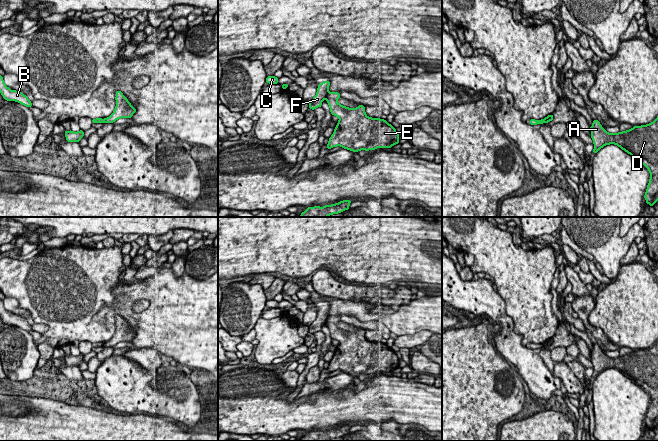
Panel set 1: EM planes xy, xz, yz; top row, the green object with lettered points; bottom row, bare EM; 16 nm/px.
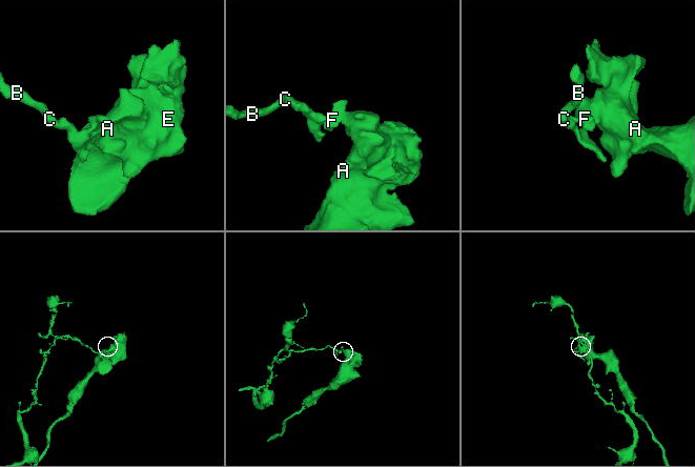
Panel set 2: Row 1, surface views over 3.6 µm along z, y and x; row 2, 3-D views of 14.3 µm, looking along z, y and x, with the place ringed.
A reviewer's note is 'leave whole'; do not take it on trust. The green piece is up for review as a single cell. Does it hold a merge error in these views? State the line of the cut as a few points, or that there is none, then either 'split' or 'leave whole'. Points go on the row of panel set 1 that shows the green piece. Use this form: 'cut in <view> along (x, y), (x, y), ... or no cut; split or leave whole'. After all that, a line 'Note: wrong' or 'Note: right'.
cut in xz along (328, 92), (325, 97); split
Note: wrong

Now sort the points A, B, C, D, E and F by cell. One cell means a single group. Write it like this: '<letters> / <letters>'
A D E / B C F

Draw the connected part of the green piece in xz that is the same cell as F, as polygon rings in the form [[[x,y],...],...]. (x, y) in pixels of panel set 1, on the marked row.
[[[324,81],[318,84],[317,93],[311,101],[309,101],[309,109],[316,109],[322,106],[322,101],[329,93],[330,81]]]

